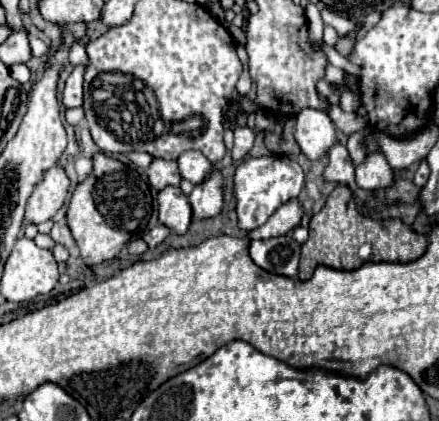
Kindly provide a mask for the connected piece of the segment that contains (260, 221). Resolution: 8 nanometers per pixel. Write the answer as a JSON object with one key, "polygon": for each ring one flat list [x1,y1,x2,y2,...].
{"polygon":[[268,155,268,157,258,157,258,159,254,159,254,157,244,159,234,173,236,213,238,213,240,229,252,231,252,229,262,227,282,203,286,203,292,197,298,197,302,187,304,187,302,167,286,155]]}

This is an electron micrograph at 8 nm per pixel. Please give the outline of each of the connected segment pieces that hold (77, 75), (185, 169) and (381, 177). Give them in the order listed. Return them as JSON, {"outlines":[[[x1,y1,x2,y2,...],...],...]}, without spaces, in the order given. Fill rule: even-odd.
{"outlines":[[[82,65,74,67,74,71,68,75,64,89,62,89,64,107,80,107,82,105,82,81,84,81,82,75,84,75]],[[186,151,182,157,178,157,178,167,184,179,188,179,192,185,202,183,210,171,214,171,214,165,200,153,200,151]],[[380,151,366,155,364,161,356,167,356,185,368,191,392,185,392,167]]]}

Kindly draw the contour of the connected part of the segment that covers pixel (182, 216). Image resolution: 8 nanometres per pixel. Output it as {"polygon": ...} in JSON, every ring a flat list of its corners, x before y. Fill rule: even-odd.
{"polygon":[[166,187,158,193,158,203,160,203,160,223,170,227,178,235,184,235,192,221,188,197,178,187]]}

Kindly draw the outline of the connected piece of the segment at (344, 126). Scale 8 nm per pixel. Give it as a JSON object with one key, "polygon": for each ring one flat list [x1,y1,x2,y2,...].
{"polygon":[[330,107,330,111,328,111,328,115,330,115,330,119,334,121,334,125,338,127,338,129,342,129,346,135,350,135,350,133,354,133,354,131,358,131,358,129,362,129,364,127,364,123,362,123,362,119,358,119,358,115,354,115,354,113,344,113,340,107]]}

